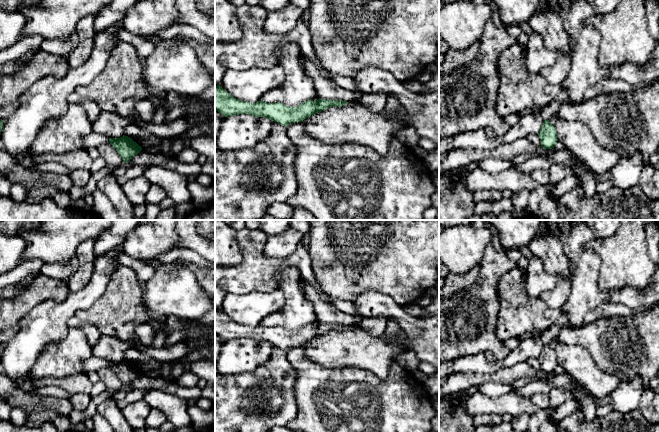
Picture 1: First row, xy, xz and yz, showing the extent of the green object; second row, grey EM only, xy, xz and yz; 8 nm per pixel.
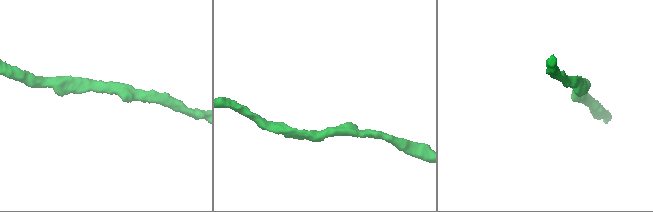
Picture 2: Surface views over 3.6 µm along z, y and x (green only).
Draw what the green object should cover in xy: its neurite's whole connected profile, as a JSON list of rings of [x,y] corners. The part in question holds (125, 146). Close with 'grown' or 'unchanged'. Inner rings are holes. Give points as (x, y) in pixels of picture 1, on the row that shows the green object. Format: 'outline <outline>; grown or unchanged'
outline [[[125,135],[120,138],[109,138],[109,143],[116,149],[126,163],[142,150],[142,147],[134,142],[132,138]]]; unchanged

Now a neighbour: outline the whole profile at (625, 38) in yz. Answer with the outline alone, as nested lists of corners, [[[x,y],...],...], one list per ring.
[[[620,0],[613,11],[596,14],[588,24],[601,35],[598,64],[603,68],[625,63],[644,65],[656,49],[657,42],[648,29],[646,0]]]

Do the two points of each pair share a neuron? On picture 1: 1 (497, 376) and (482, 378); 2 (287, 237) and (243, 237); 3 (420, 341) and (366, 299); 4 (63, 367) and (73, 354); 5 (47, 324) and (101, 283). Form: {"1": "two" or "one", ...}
{"1": "one", "2": "two", "3": "one", "4": "one", "5": "one"}

